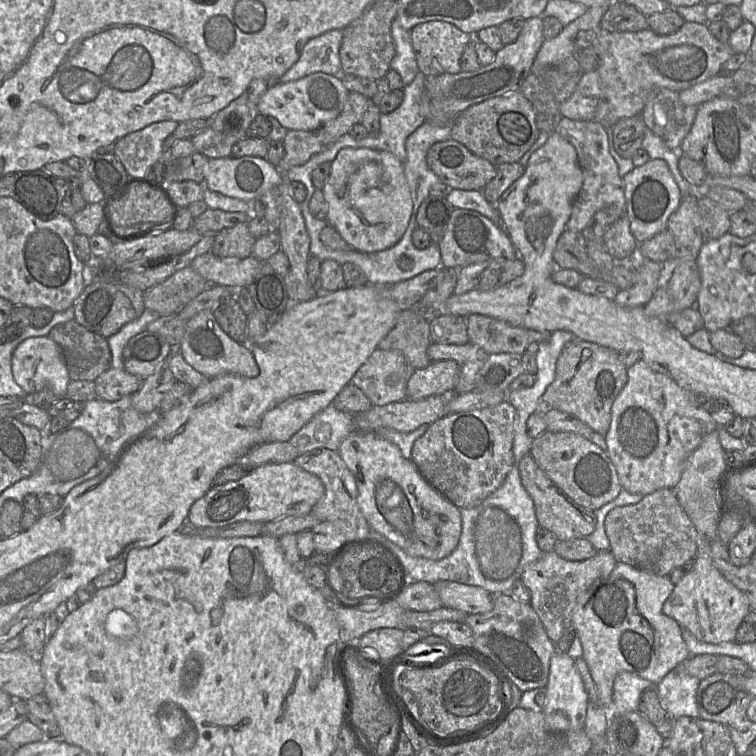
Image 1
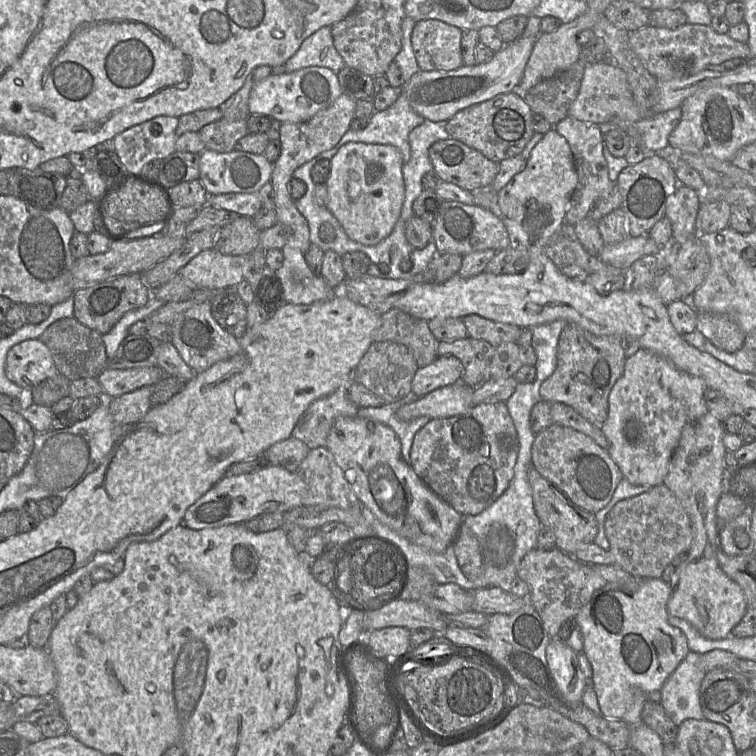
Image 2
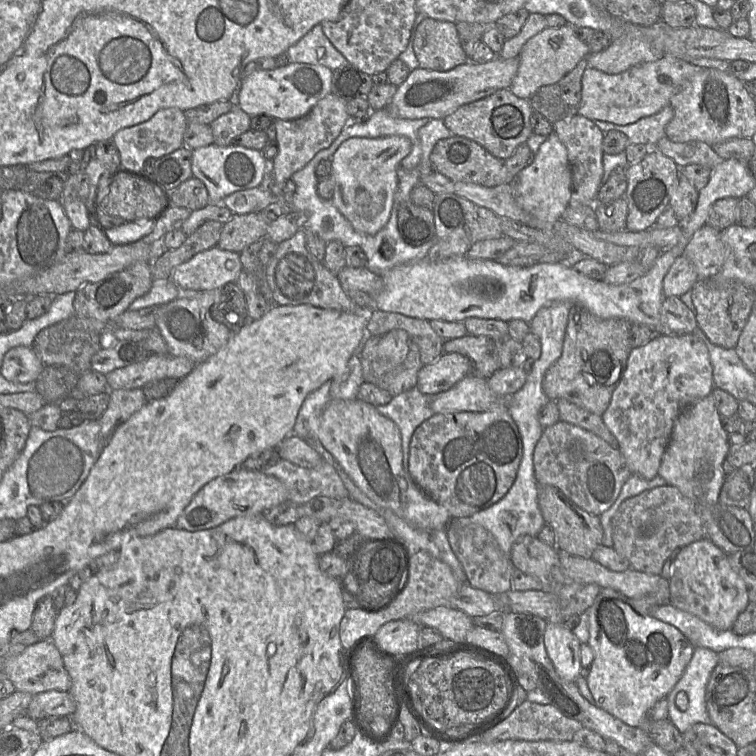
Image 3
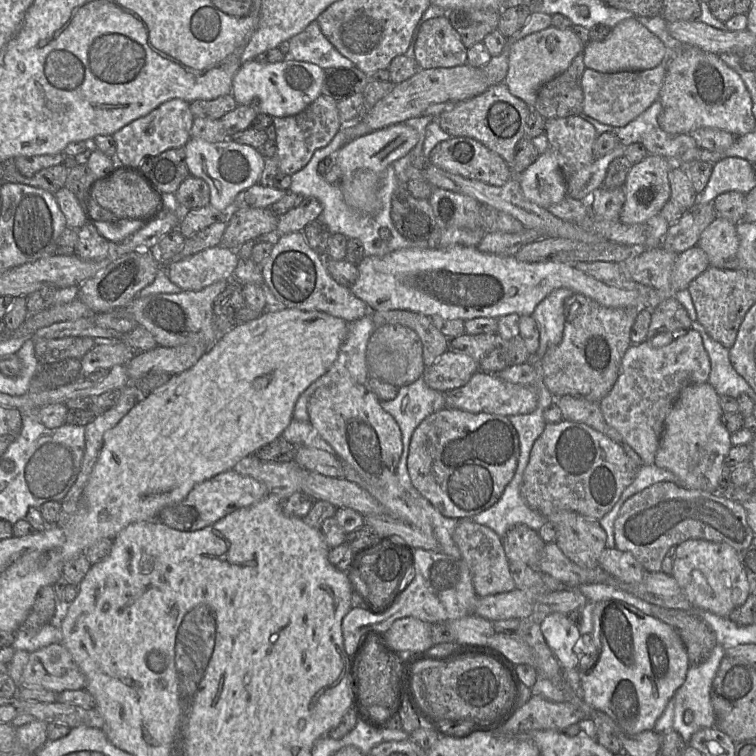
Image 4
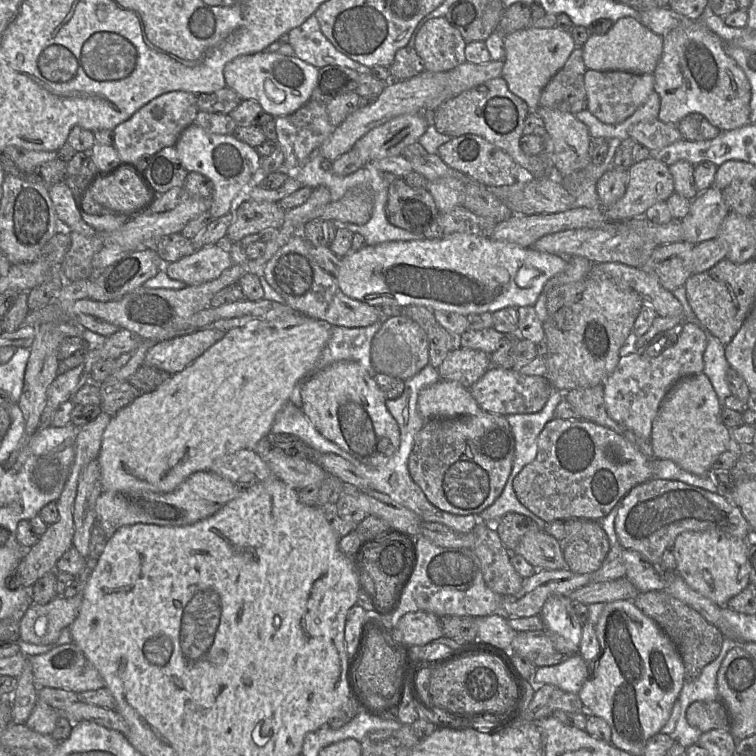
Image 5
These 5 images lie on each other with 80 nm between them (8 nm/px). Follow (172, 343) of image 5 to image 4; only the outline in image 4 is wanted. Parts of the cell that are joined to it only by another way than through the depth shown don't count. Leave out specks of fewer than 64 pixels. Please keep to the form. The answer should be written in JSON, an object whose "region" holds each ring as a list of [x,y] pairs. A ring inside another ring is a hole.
{"region":[[[184,344],[175,347],[164,347],[158,345],[154,349],[137,353],[137,355],[126,364],[127,374],[131,380],[135,380],[150,371],[162,371],[172,375],[180,374],[191,368],[211,347],[204,344]]]}

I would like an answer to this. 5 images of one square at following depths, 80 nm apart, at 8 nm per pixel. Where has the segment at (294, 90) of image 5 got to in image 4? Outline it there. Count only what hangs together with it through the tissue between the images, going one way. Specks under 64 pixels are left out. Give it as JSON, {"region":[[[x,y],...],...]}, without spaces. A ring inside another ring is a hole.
{"region":[[[287,58],[275,63],[261,63],[255,59],[245,62],[235,73],[232,80],[231,94],[238,105],[249,105],[258,114],[267,114],[271,117],[293,116],[307,108],[321,95],[324,78],[324,69],[309,62]]]}

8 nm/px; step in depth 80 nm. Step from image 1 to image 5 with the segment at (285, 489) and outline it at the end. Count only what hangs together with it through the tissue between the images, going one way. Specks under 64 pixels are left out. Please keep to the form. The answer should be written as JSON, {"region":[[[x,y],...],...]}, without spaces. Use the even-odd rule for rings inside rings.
{"region":[[[198,471],[190,475],[171,492],[102,491],[95,504],[96,523],[102,528],[108,539],[120,527],[137,523],[160,526],[191,525],[214,515],[228,502],[235,499],[241,489],[241,486],[213,472]]]}

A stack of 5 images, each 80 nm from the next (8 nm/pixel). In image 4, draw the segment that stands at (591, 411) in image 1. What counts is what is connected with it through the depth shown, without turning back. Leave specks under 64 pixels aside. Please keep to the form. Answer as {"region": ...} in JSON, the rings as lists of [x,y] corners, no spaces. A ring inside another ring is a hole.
{"region":[[[579,293],[567,297],[562,340],[549,347],[542,357],[542,380],[548,391],[555,398],[572,395],[600,402],[618,378],[622,358],[631,345],[630,332],[638,312],[606,307]]]}

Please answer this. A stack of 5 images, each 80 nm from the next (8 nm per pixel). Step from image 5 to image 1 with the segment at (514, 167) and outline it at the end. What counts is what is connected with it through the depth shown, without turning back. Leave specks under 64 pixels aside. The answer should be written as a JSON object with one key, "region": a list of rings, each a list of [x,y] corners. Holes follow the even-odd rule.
{"region":[[[453,139],[433,144],[426,163],[451,189],[482,190],[496,175],[496,166]]]}

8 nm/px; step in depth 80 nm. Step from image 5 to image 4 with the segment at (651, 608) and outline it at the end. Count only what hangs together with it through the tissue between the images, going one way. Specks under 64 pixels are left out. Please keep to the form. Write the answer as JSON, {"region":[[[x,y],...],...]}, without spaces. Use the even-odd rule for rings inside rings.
{"region":[[[662,608],[657,619],[671,626],[680,636],[687,651],[689,666],[705,662],[718,644],[712,628],[687,611]]]}

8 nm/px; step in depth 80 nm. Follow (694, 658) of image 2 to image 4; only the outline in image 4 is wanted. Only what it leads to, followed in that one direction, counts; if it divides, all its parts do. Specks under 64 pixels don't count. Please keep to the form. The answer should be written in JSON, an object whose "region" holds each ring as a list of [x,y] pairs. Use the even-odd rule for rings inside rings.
{"region":[[[717,644],[713,649],[710,657],[703,663],[690,666],[684,683],[677,689],[674,695],[674,721],[673,730],[678,732],[684,741],[688,744],[692,735],[704,728],[716,727],[716,716],[711,703],[711,688],[713,680],[718,671],[720,663],[725,656],[726,649]],[[686,710],[691,710],[694,715],[694,720],[690,724],[685,723],[684,713]]]}

